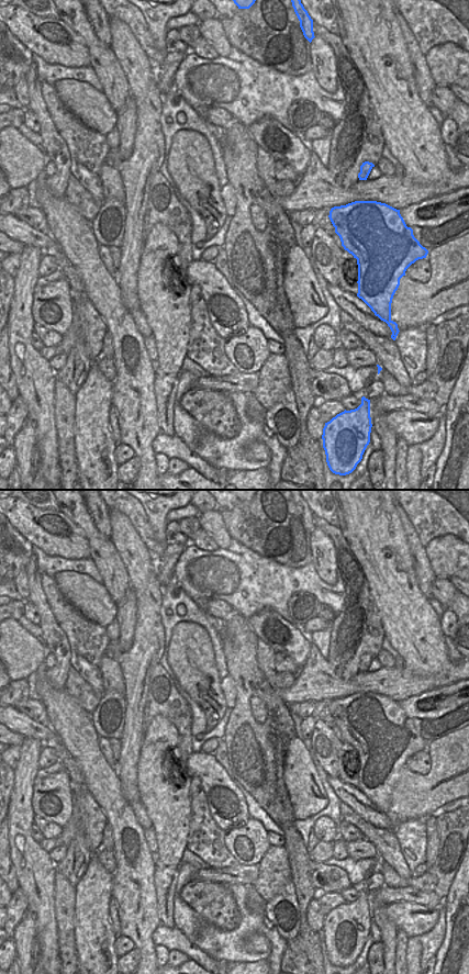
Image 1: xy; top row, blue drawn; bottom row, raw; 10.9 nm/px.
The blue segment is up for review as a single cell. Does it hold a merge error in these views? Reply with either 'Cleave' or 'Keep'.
Cleave

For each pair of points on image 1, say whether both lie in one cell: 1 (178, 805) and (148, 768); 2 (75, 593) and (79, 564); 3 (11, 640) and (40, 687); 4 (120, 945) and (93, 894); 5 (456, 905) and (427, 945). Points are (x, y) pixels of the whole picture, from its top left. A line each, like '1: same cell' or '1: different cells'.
1: same cell
2: different cells
3: different cells
4: different cells
5: different cells

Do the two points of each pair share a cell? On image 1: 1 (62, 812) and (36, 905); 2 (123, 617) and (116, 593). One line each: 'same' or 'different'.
1: different
2: different

